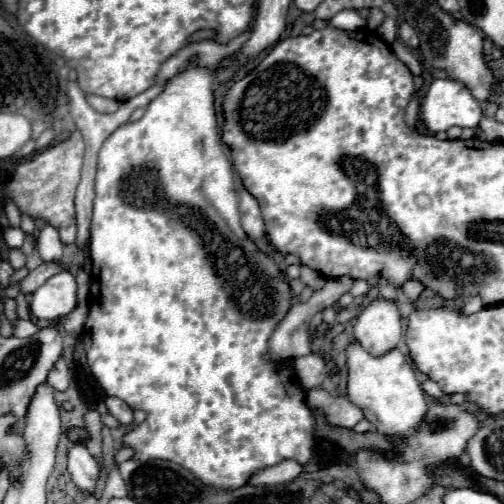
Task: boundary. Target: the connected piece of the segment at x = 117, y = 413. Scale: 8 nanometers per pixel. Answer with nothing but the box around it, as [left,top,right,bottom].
[106,397,134,425]

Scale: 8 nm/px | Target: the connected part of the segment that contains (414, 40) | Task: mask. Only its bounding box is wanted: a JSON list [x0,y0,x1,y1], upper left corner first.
[398,23,418,47]

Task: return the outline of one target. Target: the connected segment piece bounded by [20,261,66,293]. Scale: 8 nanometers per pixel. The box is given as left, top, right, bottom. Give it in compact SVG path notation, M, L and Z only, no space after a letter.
M58 261L42 263L42 265L36 267L34 271L30 271L30 275L20 283L20 285L22 285L22 291L24 291L24 293L34 293L34 291L36 291L40 285L44 285L50 277L54 277L54 275L58 275L58 273L62 273L62 271L66 271L66 269L64 269L64 265L58 263Z

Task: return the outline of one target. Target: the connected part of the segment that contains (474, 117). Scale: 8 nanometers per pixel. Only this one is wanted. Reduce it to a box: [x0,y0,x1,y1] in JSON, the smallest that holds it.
[422,79,482,133]

